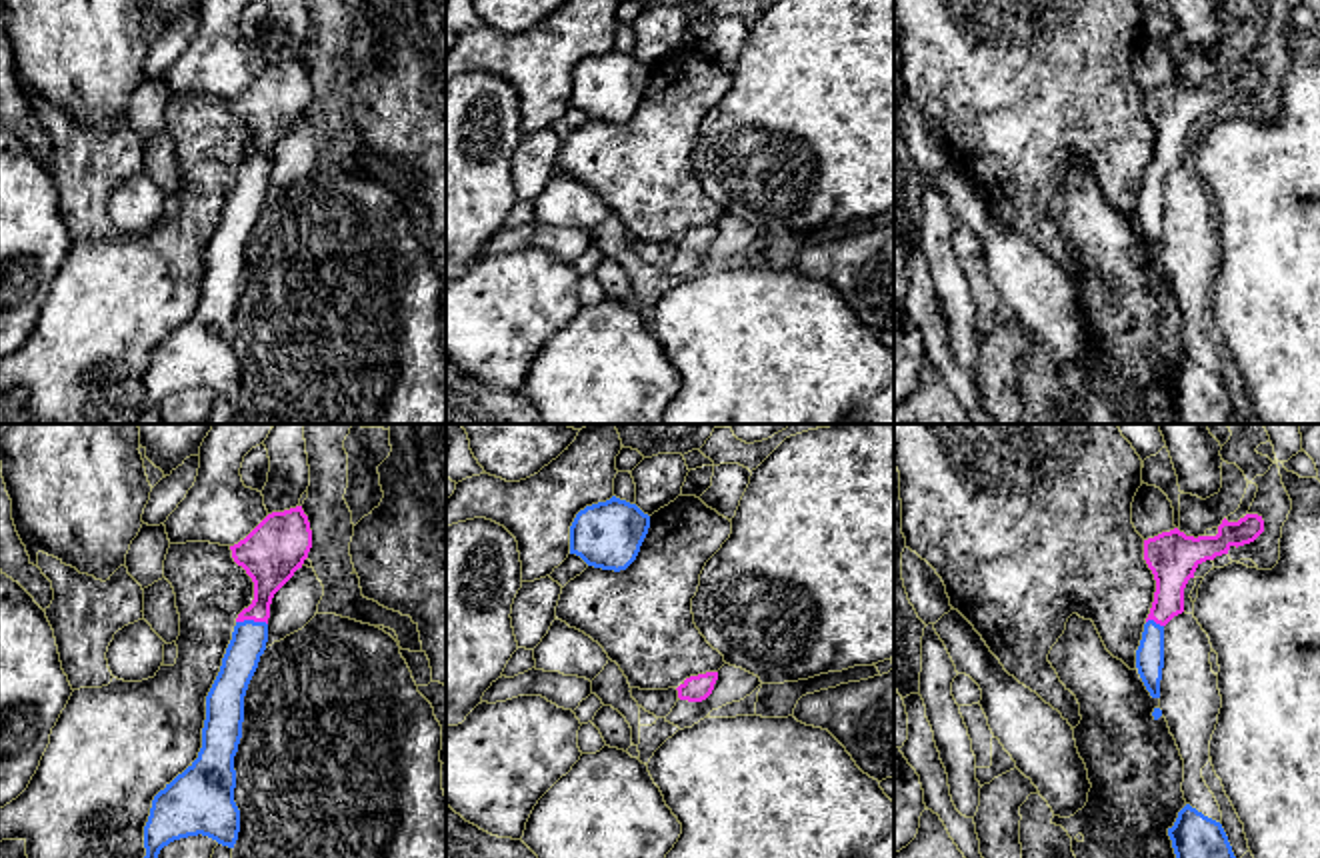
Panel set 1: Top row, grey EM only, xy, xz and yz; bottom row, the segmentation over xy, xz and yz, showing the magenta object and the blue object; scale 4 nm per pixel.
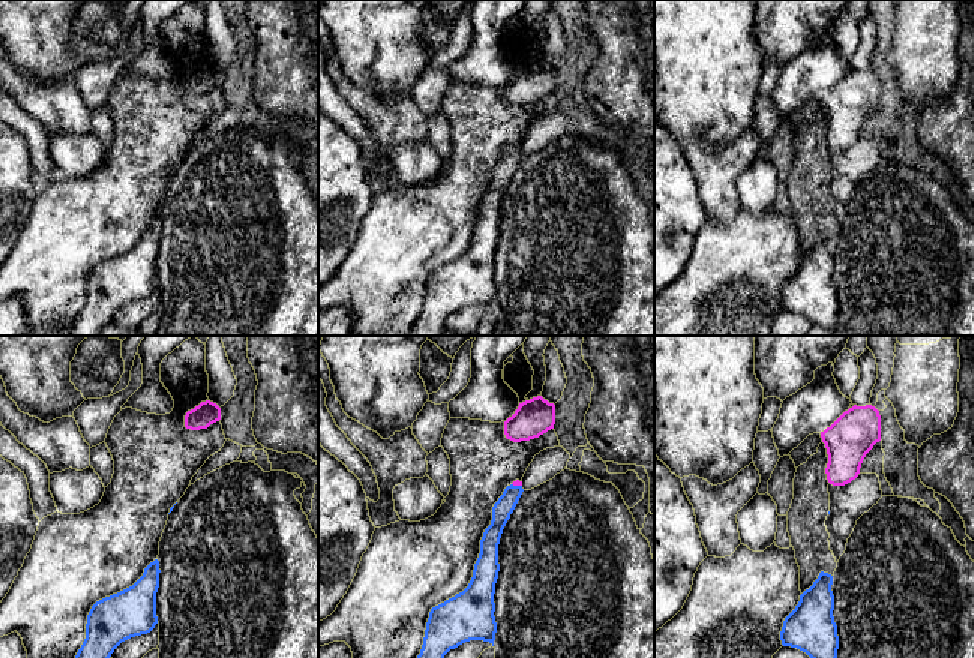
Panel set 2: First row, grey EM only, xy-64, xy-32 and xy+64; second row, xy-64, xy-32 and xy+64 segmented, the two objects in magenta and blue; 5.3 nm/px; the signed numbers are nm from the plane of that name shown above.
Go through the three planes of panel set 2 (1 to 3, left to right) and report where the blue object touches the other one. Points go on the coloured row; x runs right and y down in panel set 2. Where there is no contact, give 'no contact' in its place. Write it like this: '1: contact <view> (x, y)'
1: no contact
2: contact xy-32 (517, 484)
3: no contact

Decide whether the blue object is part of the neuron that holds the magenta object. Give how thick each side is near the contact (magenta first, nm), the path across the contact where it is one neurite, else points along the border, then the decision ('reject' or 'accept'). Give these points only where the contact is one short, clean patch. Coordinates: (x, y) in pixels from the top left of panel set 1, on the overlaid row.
220/140 nm | across xy (268, 558), (268, 578), (252, 618), (248, 640) | accept

